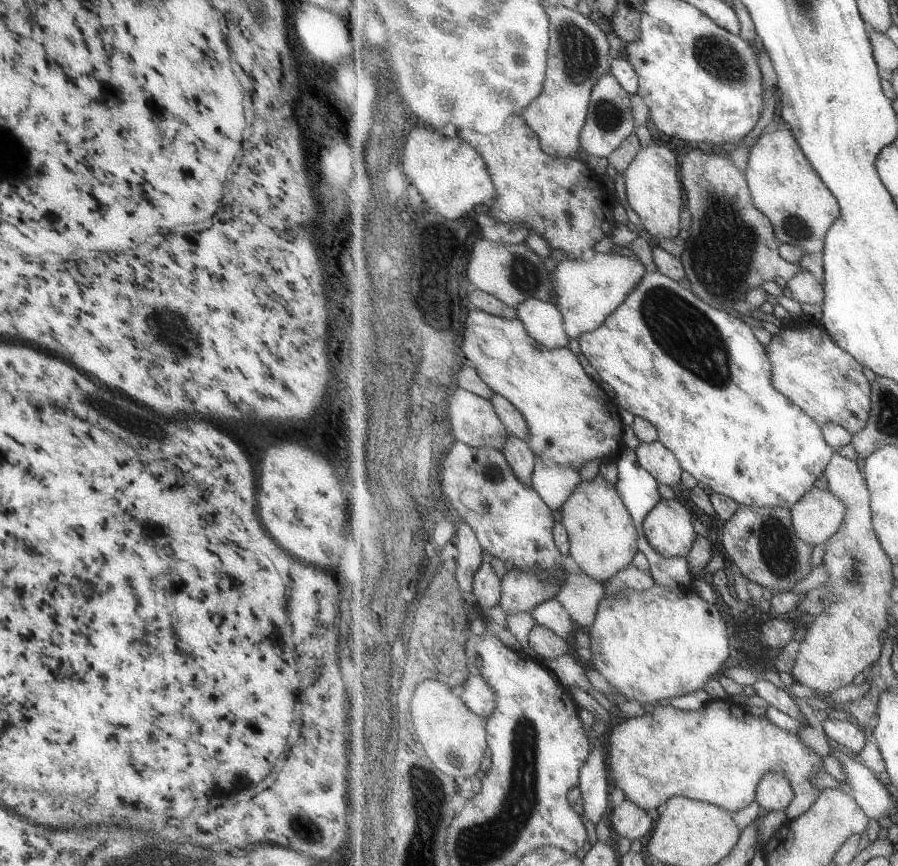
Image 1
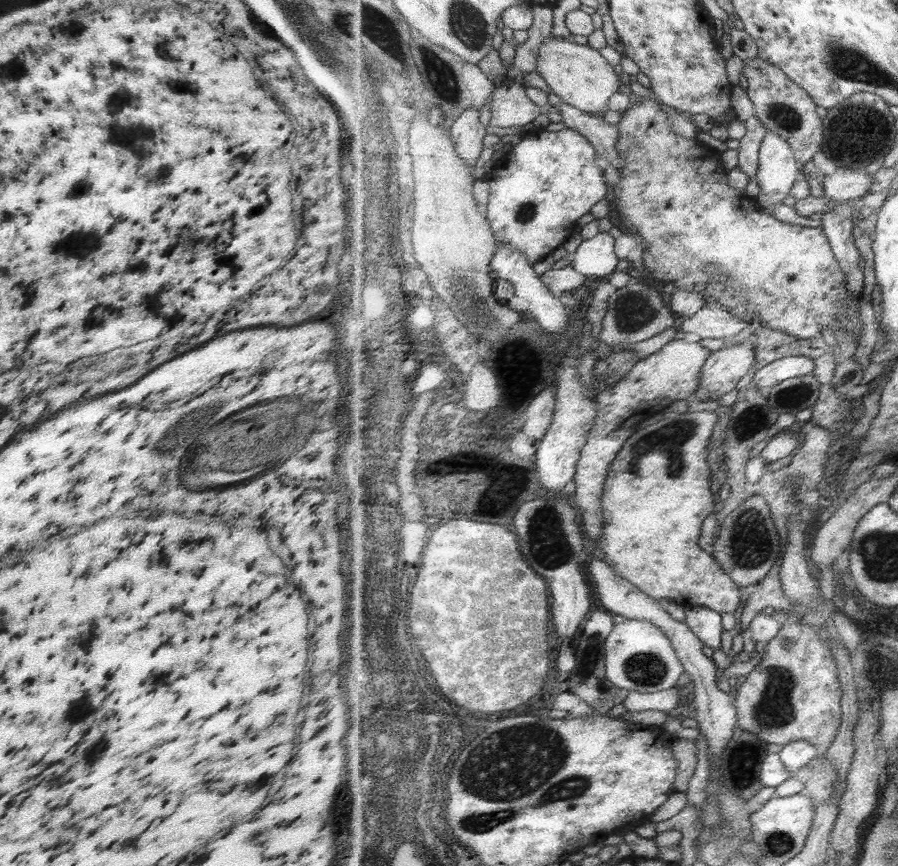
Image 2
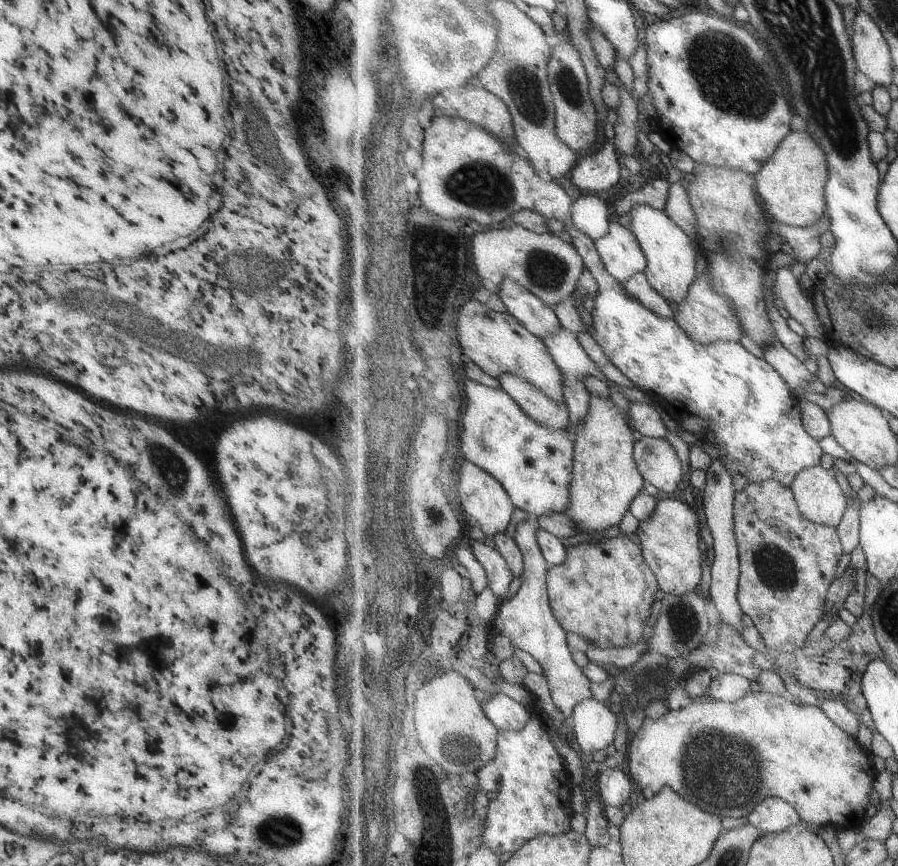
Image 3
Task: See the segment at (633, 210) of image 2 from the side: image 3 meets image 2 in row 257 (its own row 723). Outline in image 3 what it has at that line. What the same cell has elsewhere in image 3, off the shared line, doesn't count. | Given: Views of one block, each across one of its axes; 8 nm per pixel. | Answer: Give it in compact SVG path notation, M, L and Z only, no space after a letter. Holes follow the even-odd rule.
M751 691L747 696L740 698L737 702L697 702L688 704L677 710L668 709L661 717L653 719L645 717L639 730L633 734L630 742L630 758L626 763L630 767L630 775L641 788L649 786L654 795L665 787L671 787L689 802L701 808L705 812L724 817L741 818L748 817L764 800L771 797L779 797L787 801L802 818L802 821L809 826L833 826L838 829L858 830L864 824L865 810L869 804L869 794L873 790L873 780L878 774L874 767L873 758L869 758L869 753L859 744L858 738L847 734L843 728L837 726L836 722L821 707L813 705L795 704L782 696L763 691Z

